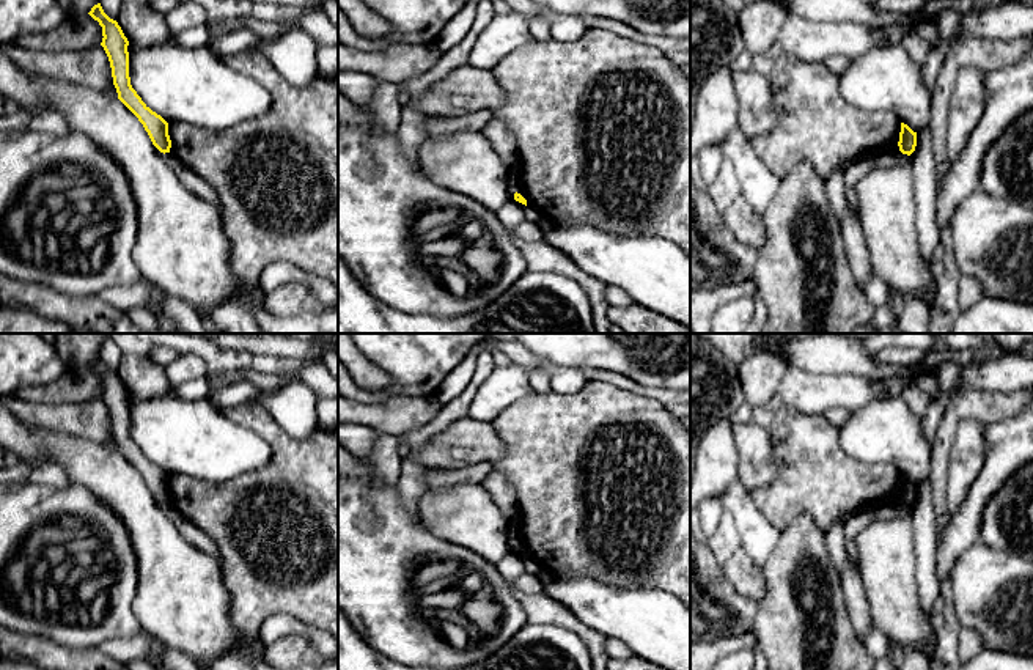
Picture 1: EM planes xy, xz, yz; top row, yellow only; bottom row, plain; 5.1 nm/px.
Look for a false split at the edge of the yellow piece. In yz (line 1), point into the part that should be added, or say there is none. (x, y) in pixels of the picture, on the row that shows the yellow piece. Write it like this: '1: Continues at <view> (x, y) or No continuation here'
1: No continuation here

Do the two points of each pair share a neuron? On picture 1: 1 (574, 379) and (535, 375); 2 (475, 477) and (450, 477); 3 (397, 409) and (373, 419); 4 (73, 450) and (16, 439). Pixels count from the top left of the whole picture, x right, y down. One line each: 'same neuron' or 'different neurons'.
1: different neurons
2: same neuron
3: same neuron
4: same neuron

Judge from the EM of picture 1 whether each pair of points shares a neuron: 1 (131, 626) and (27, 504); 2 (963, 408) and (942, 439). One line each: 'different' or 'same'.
1: same
2: same

